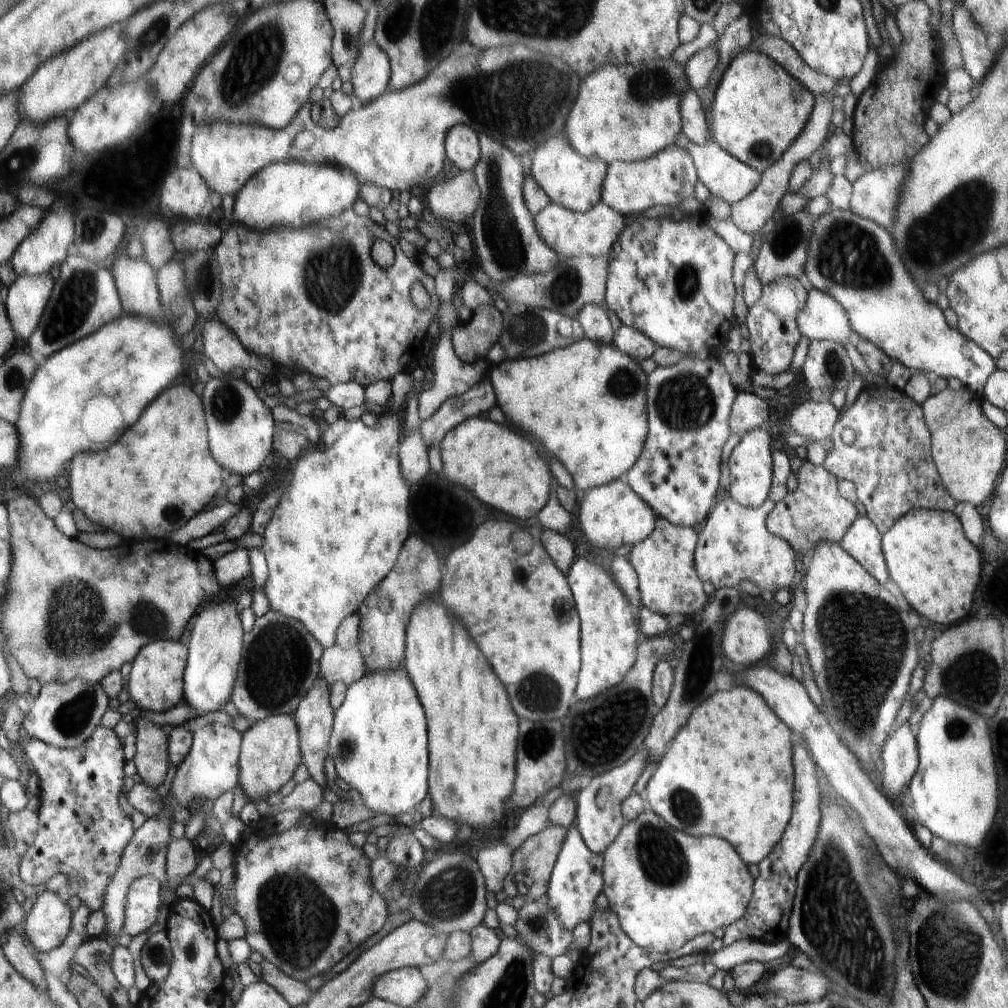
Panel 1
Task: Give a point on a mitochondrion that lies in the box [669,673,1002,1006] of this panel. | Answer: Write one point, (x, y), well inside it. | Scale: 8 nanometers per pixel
(953, 945)

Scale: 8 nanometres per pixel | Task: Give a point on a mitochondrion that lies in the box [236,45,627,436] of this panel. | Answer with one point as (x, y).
(523, 98)

